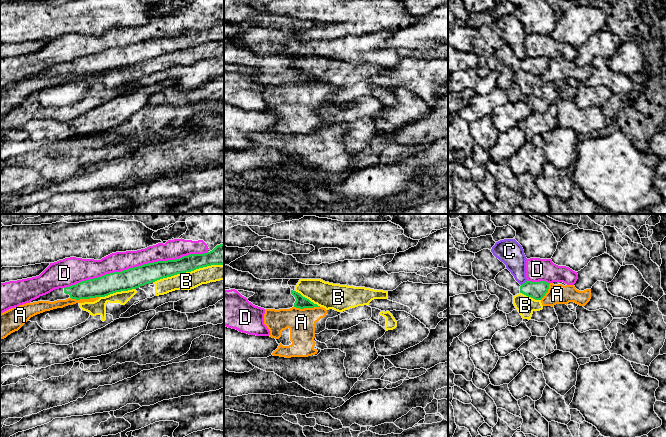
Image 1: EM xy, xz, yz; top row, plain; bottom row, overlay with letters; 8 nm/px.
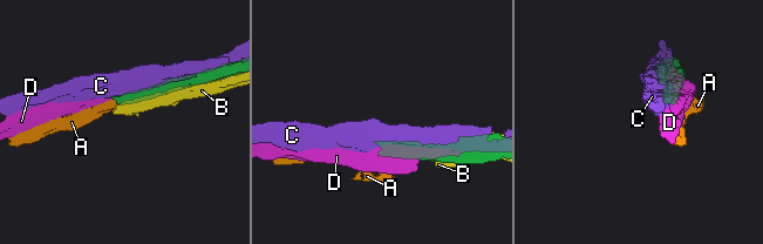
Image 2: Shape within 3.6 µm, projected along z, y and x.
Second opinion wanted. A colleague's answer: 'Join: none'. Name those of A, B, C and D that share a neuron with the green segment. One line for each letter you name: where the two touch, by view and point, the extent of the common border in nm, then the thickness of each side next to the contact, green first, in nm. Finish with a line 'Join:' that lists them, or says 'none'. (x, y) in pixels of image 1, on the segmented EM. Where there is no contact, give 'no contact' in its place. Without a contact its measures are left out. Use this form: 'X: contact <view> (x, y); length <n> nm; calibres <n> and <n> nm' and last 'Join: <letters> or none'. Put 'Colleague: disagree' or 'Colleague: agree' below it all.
Join: none
Colleague: agree

